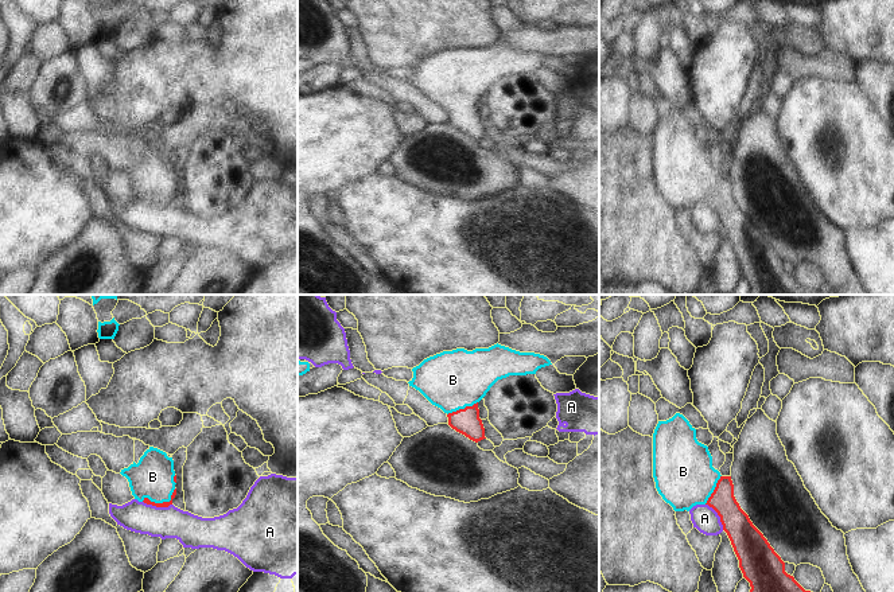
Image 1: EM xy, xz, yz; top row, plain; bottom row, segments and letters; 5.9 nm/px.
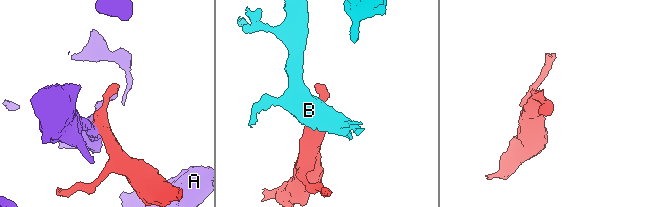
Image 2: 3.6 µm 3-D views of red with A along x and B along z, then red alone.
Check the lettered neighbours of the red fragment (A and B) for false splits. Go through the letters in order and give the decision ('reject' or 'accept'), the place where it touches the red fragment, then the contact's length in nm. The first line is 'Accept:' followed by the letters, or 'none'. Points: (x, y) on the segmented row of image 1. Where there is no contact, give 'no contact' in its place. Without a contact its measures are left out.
Accept: B
A: reject; contact xy (158, 506); length 180 nm
B: accept; contact xy (160, 503); length 220 nm

